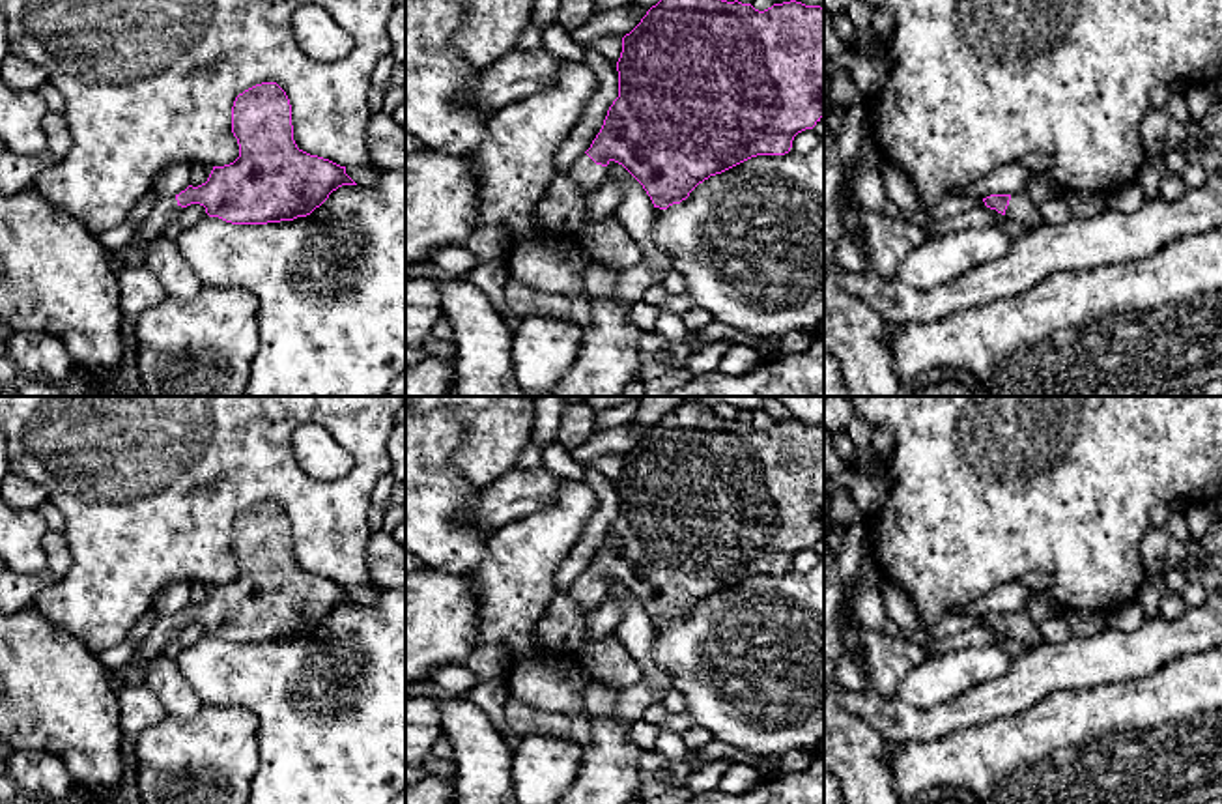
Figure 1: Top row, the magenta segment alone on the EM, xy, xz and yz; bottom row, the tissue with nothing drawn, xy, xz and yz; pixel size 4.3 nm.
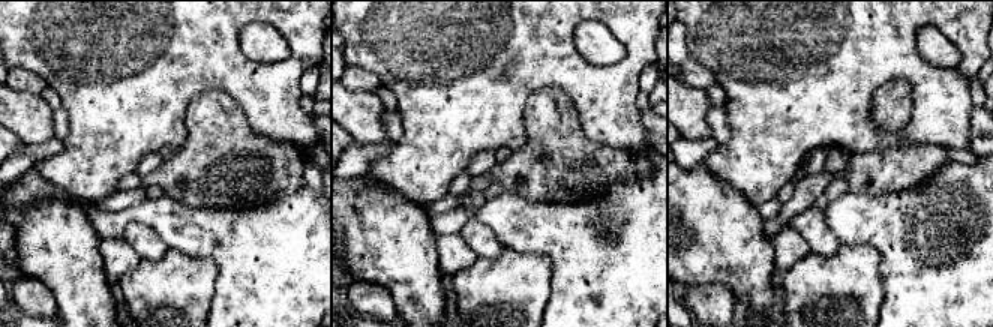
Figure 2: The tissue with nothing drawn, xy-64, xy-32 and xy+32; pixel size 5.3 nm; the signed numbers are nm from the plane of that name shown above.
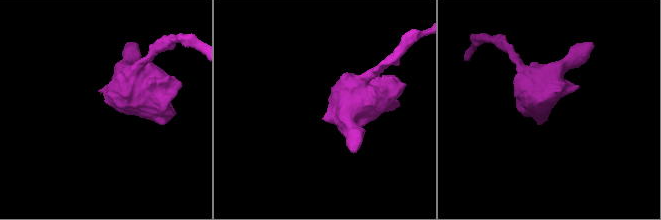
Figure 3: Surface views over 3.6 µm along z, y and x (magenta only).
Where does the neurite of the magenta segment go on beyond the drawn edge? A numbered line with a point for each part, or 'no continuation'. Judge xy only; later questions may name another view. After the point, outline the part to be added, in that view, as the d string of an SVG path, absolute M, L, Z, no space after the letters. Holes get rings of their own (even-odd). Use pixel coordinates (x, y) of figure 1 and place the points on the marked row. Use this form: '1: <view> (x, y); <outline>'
1: xy (165, 210); M159 196L148 219L138 226L131 245L151 243L161 237L164 228L178 221L183 209L176 196Z

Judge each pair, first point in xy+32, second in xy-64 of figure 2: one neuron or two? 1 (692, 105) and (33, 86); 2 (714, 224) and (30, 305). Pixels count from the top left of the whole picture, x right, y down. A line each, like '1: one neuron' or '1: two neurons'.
1: two neurons
2: two neurons

